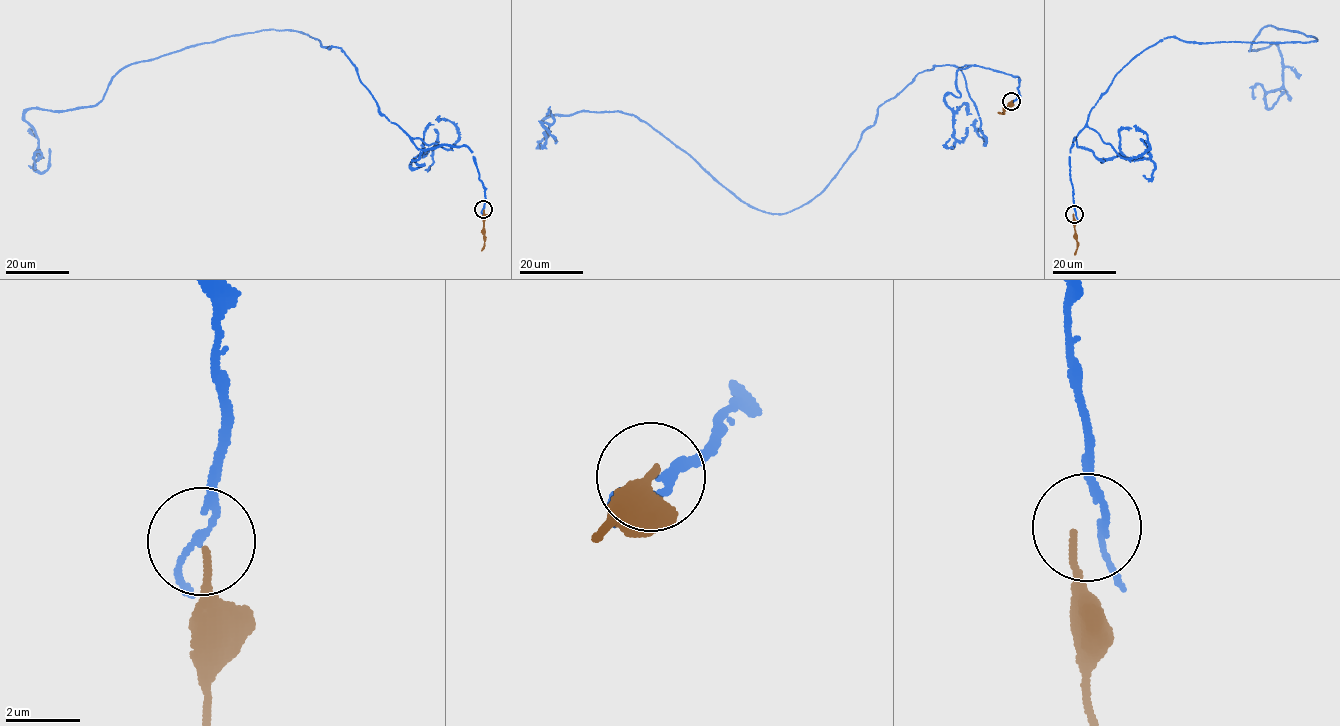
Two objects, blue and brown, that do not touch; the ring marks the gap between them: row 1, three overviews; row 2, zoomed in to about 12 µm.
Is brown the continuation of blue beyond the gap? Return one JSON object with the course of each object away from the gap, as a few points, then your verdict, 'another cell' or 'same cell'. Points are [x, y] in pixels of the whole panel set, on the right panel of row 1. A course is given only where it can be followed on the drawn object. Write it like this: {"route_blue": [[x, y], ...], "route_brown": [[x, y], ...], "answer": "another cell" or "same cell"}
{"route_blue": [[1075, 213], [1074, 138], [1158, 41], [1314, 36], [1266, 25], [1249, 50], [1278, 47], [1266, 107], [1284, 91]], "route_brown": [[1073, 214], [1077, 242], [1074, 254]], "answer": "another cell"}

